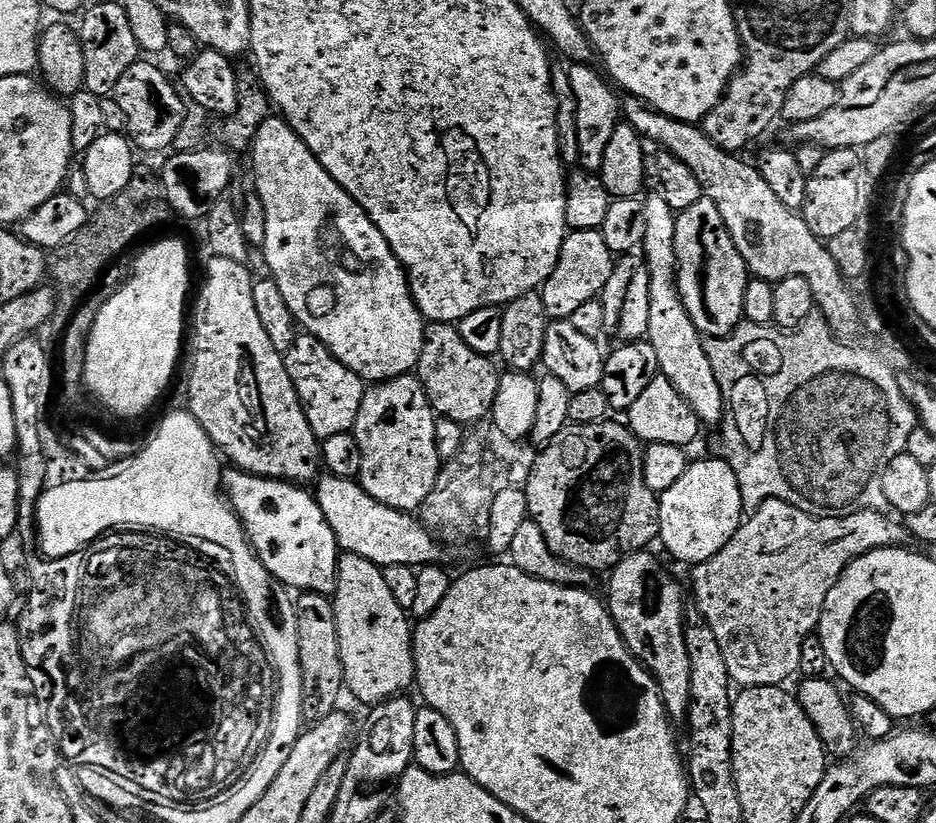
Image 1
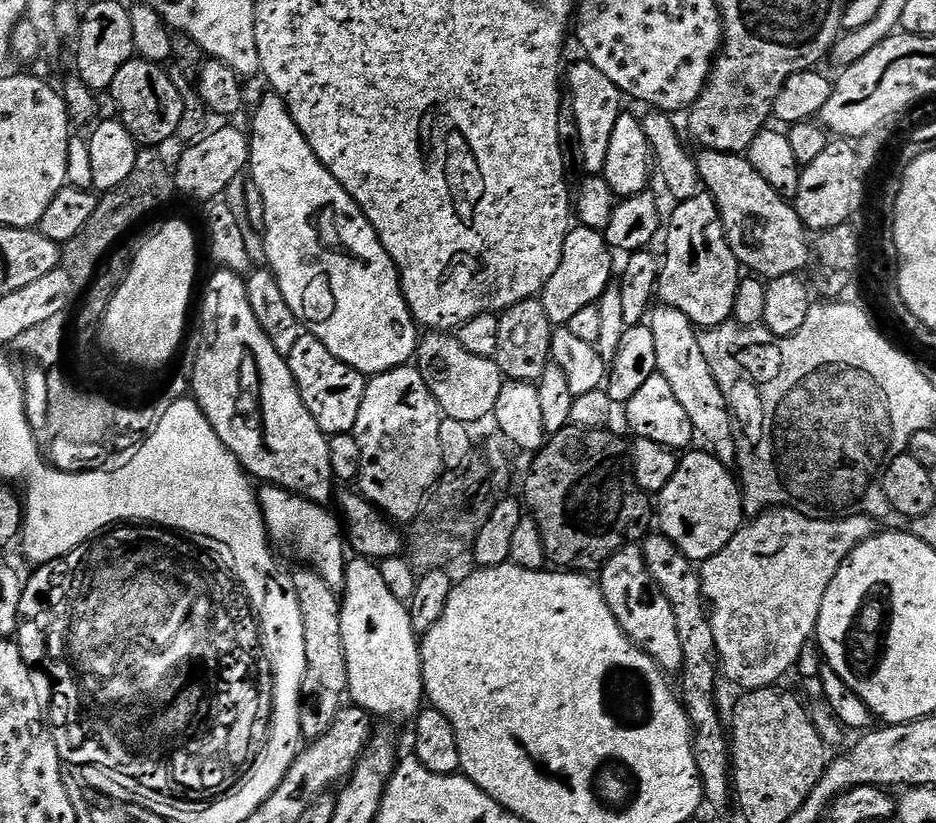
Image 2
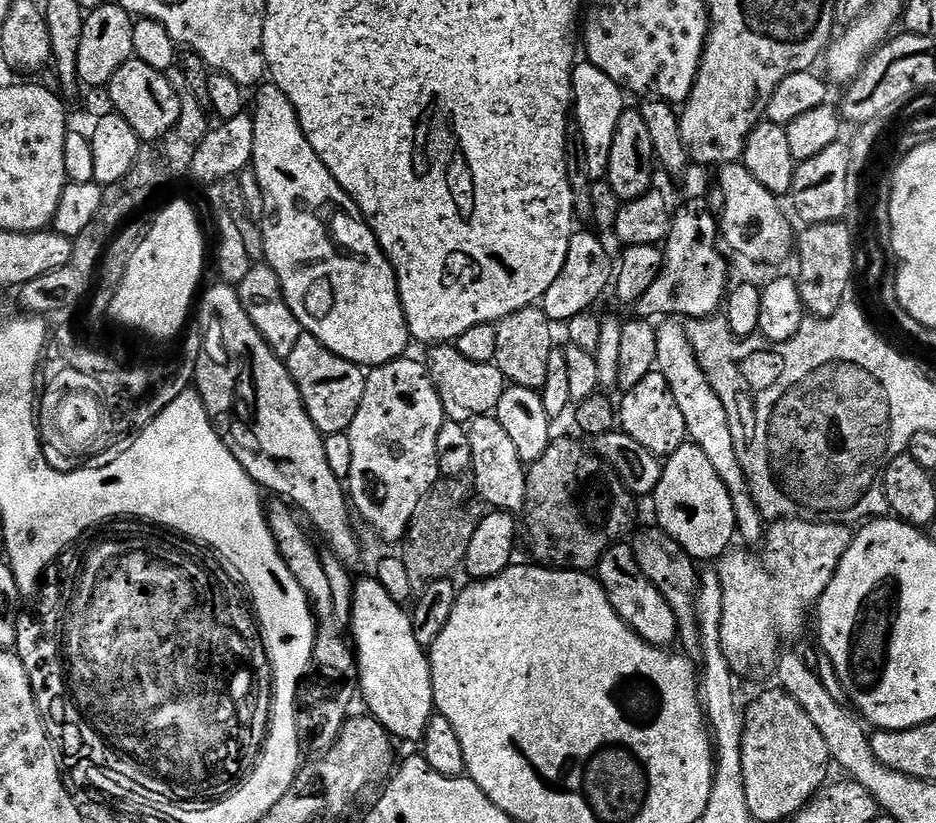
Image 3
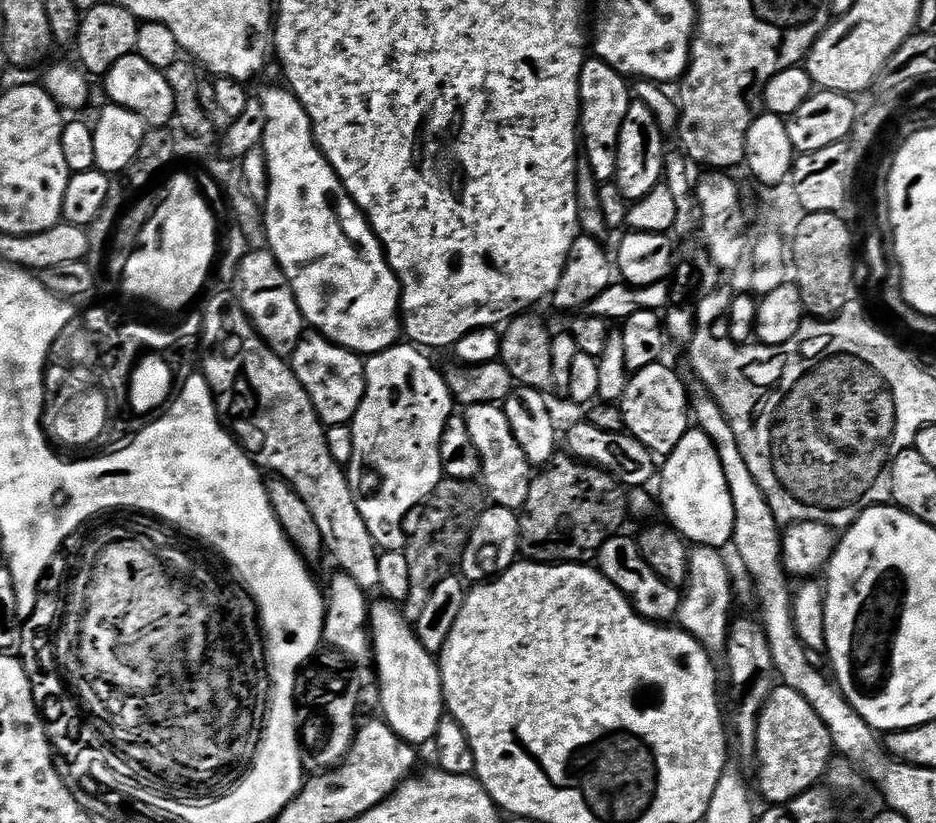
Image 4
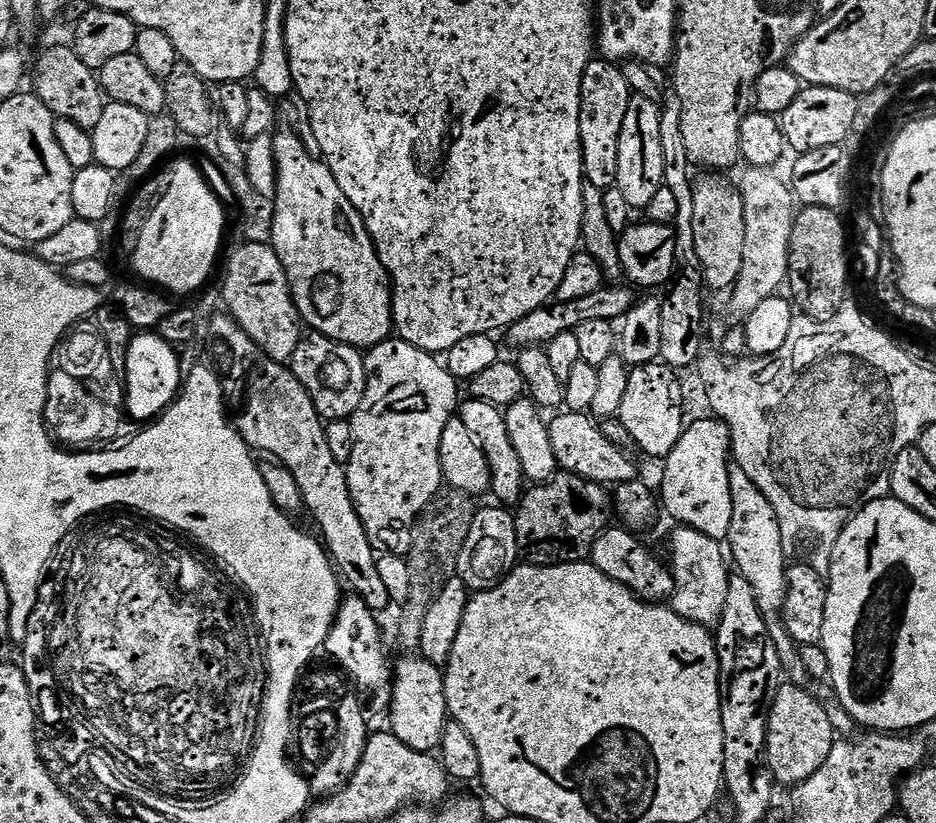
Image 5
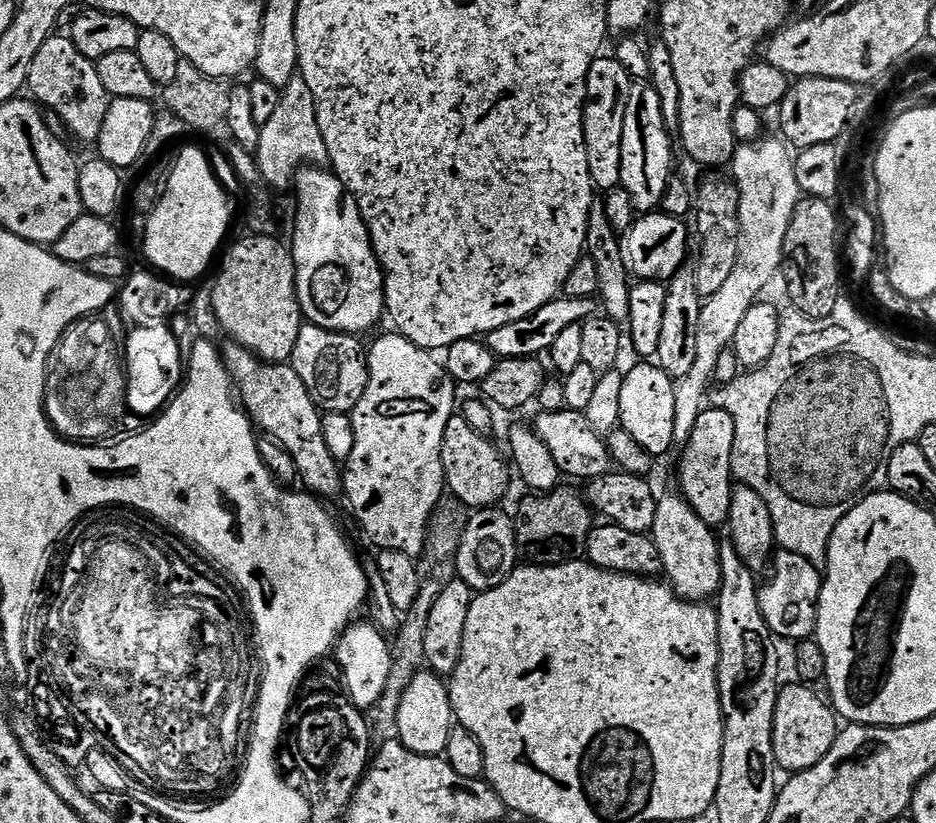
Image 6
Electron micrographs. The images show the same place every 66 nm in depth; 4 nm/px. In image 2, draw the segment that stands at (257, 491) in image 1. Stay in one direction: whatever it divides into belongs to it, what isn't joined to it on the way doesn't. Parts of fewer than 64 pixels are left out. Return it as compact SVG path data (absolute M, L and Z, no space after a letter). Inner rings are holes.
M275 486L261 487L258 492L261 514L264 516L264 524L267 533L273 541L289 540L296 544L300 551L303 563L317 572L330 587L337 590L344 587L344 575L346 574L346 540L342 535L341 525L327 511L327 507L313 504L311 500L296 495L286 488ZM261 488L264 488L261 490ZM337 524L337 525L336 525Z

